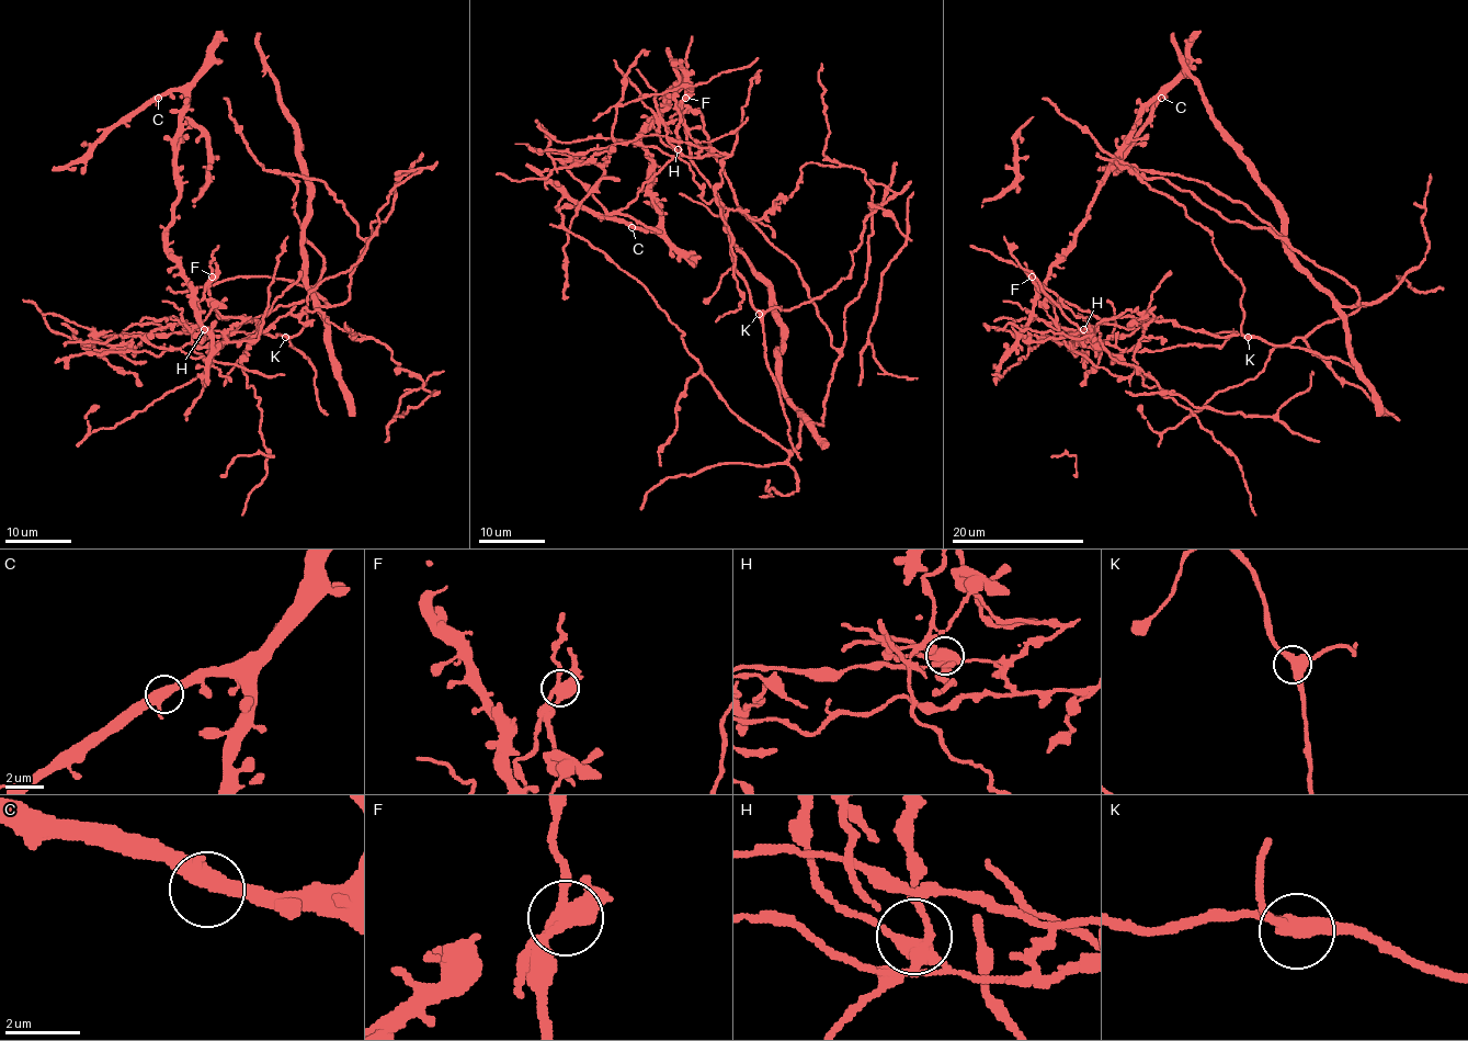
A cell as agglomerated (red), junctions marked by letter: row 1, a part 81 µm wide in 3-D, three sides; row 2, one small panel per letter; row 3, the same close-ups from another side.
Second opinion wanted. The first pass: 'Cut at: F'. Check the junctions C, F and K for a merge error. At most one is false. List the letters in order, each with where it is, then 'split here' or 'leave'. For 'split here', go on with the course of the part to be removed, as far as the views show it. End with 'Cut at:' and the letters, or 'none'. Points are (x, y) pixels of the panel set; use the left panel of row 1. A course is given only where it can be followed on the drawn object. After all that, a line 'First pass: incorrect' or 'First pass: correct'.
C: place (158, 98); leave
F: place (212, 276); split here; course (213, 276), (200, 319), (185, 327), (203, 329), (135, 324), (90, 342), (143, 339), (284, 374)
K: place (285, 337); leave
Cut at: F
First pass: correct

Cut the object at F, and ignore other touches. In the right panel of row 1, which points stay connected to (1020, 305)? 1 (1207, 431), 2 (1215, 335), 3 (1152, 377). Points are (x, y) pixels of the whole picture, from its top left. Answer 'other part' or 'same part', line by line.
1: same part
2: other part
3: same part

